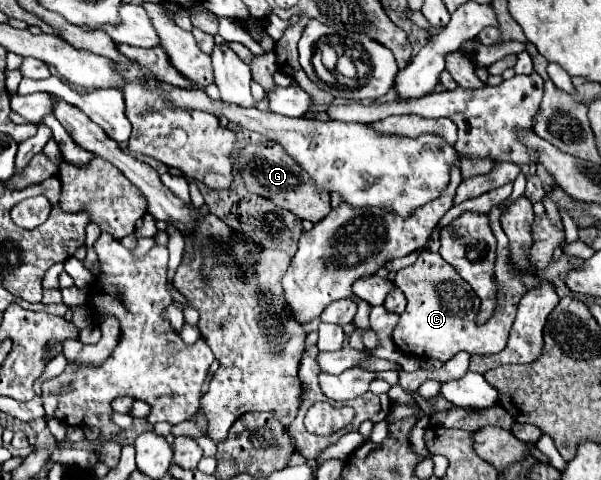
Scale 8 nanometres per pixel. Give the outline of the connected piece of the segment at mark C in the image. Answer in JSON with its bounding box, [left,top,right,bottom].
[394,206,538,362]

